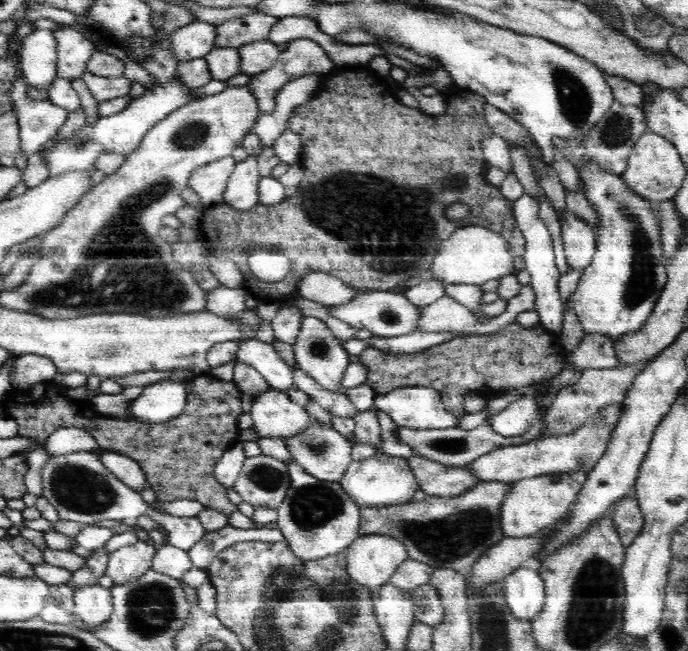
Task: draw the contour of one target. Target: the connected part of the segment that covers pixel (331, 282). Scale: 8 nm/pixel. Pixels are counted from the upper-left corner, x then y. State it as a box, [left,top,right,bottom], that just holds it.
[298,271,368,306]

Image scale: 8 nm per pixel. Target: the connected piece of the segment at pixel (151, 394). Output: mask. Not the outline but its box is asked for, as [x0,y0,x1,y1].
[114,381,188,422]

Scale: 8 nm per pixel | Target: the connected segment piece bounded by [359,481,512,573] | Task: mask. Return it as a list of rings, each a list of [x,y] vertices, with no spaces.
[[[482,482],[456,497],[429,496],[424,502],[410,502],[396,506],[360,507],[360,536],[386,534],[407,547],[409,559],[437,569],[446,567],[466,572],[492,548],[504,540],[500,512],[504,496],[512,483]]]

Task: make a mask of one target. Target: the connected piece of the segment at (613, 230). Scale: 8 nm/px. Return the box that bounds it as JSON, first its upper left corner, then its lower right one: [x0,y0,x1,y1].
[572,161,667,342]

